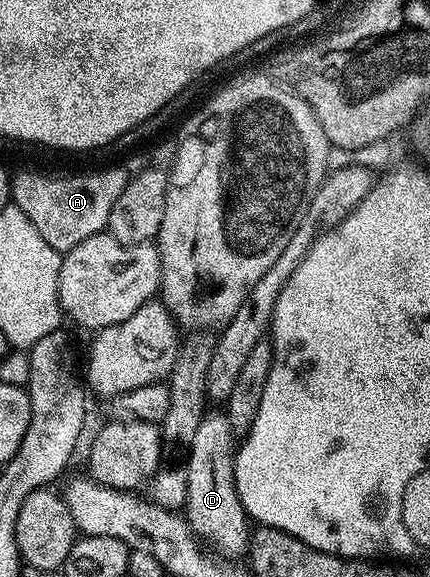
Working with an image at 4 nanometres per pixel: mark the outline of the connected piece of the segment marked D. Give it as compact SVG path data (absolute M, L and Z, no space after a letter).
M224 412L206 413L199 428L195 428L187 443L189 459L183 463L185 472L185 504L183 517L202 543L208 544L218 555L241 556L251 545L251 522L237 495L237 476L235 473L235 435Z

